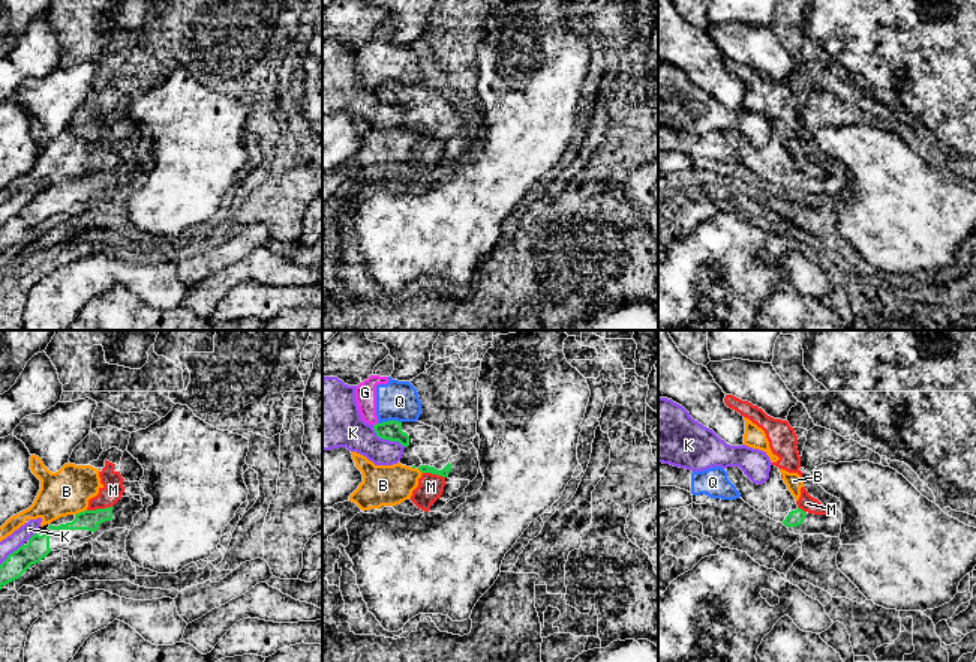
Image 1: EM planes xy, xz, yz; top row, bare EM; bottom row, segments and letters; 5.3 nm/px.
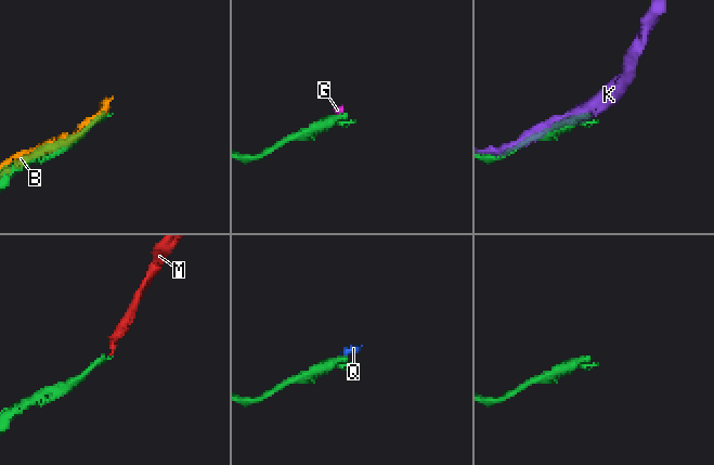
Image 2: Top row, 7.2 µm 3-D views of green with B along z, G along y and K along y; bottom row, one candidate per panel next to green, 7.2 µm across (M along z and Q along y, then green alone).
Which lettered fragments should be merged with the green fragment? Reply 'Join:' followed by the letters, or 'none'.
Join: none

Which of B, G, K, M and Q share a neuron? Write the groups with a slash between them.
B M / G Q / K

